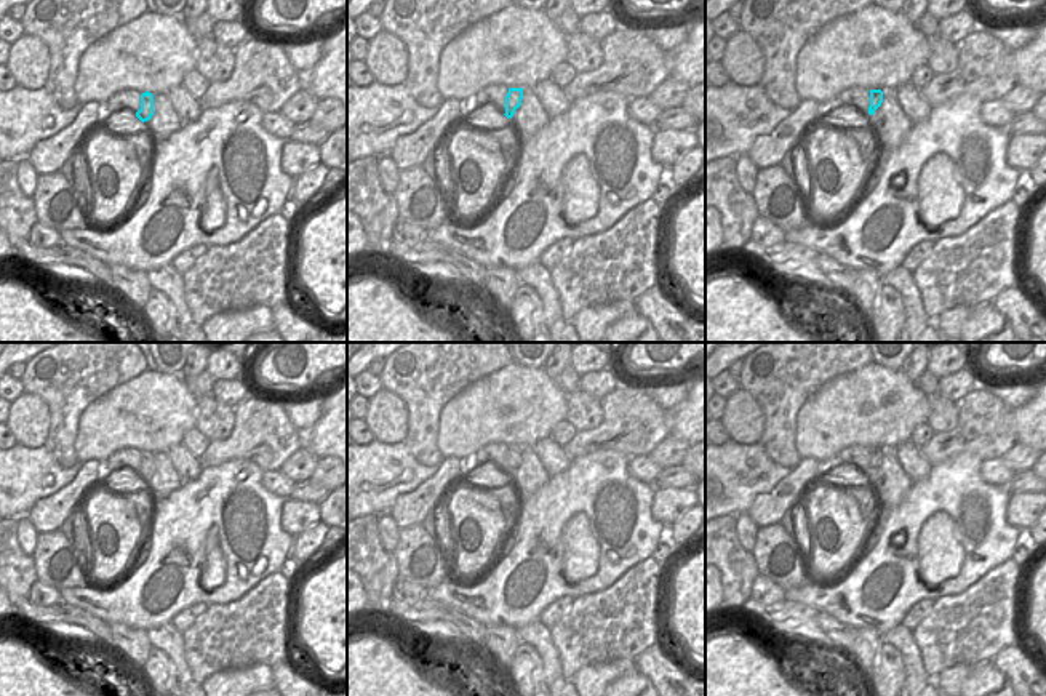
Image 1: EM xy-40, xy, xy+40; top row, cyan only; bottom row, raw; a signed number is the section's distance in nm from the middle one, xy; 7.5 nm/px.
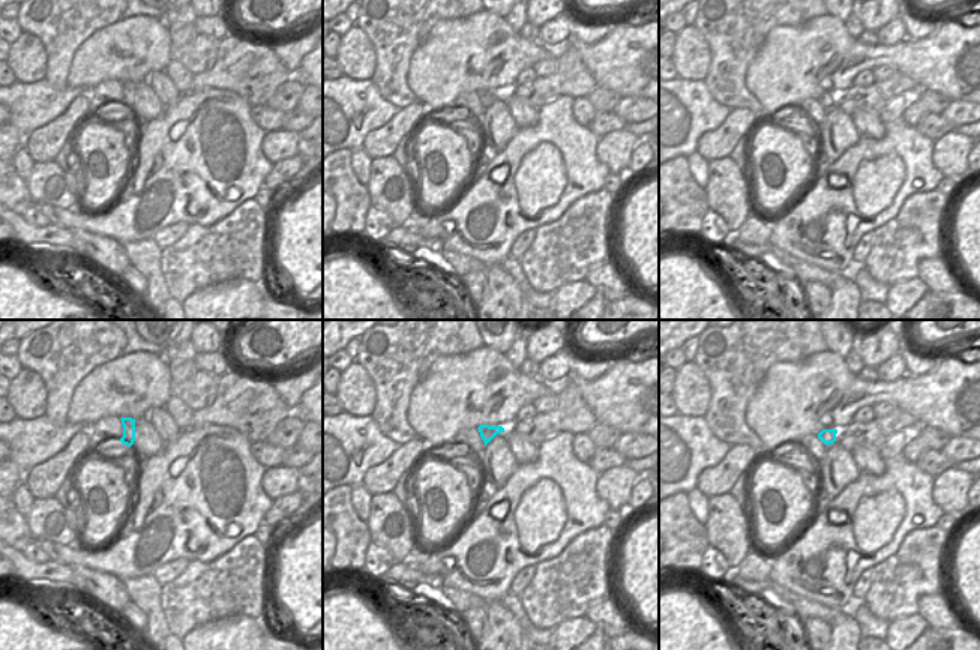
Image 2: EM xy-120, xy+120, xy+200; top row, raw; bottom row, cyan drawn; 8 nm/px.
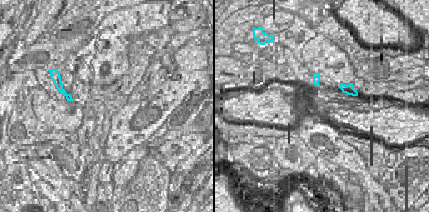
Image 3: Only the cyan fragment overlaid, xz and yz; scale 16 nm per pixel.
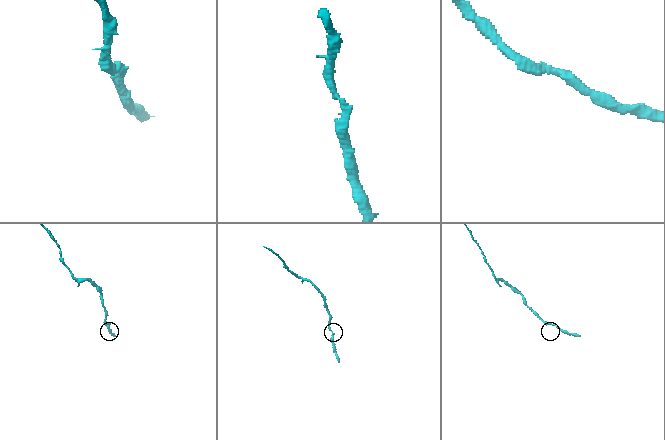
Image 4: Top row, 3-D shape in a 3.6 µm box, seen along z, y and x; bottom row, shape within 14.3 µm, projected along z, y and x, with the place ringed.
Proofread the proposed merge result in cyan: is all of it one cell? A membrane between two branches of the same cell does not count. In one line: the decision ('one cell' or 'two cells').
one cell

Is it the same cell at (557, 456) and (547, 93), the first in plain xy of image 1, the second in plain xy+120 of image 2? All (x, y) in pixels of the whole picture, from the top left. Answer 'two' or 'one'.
two

